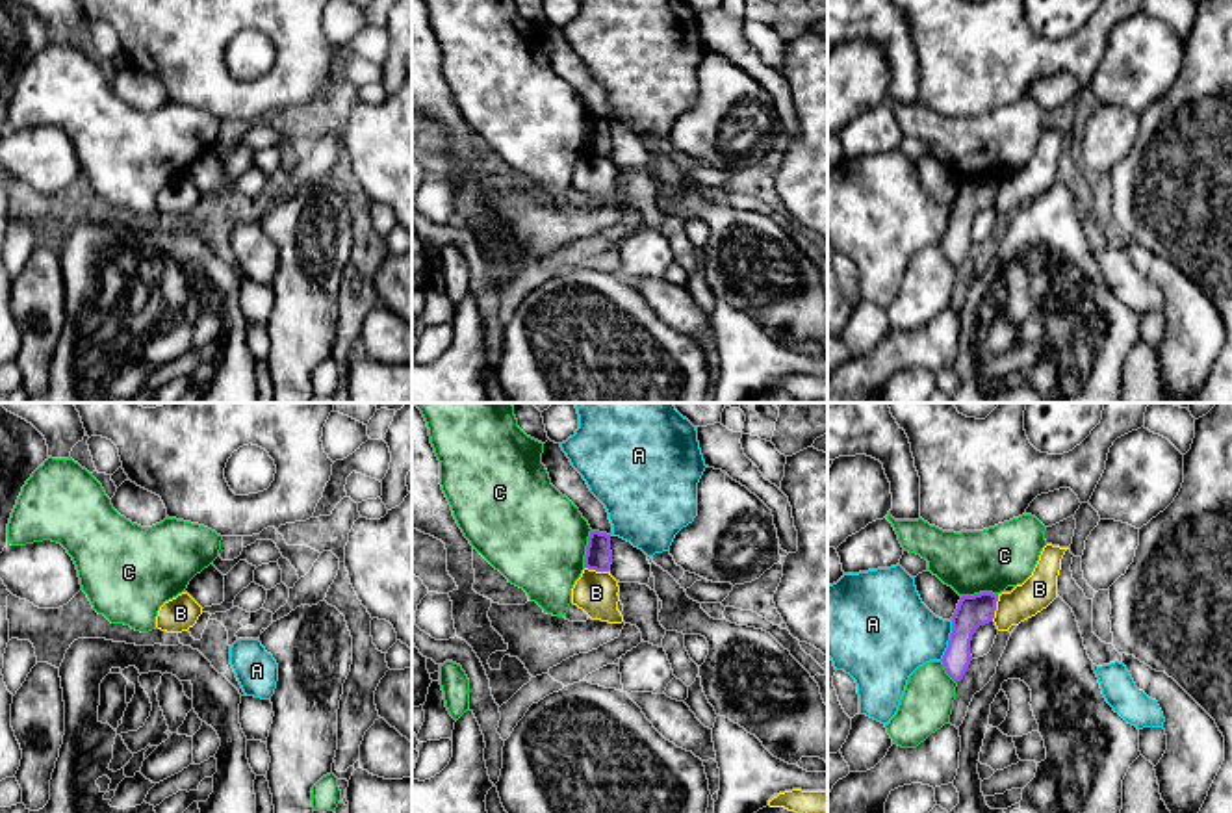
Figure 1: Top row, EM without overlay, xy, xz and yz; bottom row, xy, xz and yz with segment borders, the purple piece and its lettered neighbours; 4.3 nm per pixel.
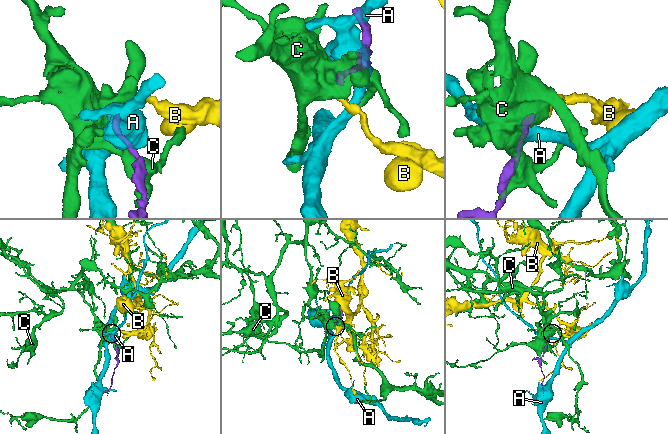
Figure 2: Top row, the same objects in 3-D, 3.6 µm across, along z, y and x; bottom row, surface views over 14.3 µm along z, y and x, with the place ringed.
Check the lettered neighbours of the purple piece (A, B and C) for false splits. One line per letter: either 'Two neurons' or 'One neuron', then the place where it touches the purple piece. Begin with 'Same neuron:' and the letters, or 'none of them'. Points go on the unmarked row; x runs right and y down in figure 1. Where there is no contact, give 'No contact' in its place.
Same neuron: none of them
A: Two neurons. Touches purple at yz (949, 225)
B: Two neurons. Touches purple at yz (995, 192)
C: Two neurons. Touches purple at xz (587, 132)

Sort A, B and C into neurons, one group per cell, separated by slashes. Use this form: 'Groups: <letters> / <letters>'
Groups: A / B / C

